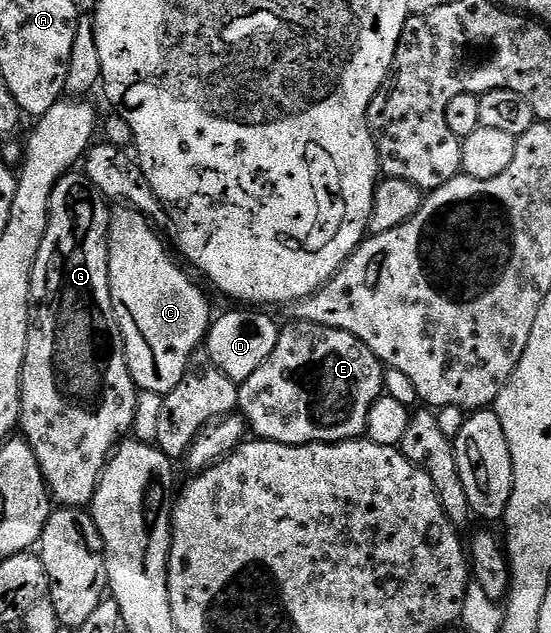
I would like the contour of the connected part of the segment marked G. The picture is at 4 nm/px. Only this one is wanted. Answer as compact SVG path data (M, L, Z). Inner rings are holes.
M72 170L62 176L53 190L49 226L45 230L45 238L41 242L41 250L37 250L37 262L31 275L31 329L29 342L25 346L25 364L21 370L21 418L19 428L22 439L29 442L33 454L37 454L37 462L41 466L41 474L47 483L47 490L56 505L65 508L86 509L99 485L103 469L107 467L112 452L117 445L132 431L134 426L134 410L137 408L139 389L135 387L129 374L127 355L123 349L123 335L115 320L115 311L109 290L109 266L107 265L107 226L109 223L109 204L103 193L97 191L93 182L82 171Z

